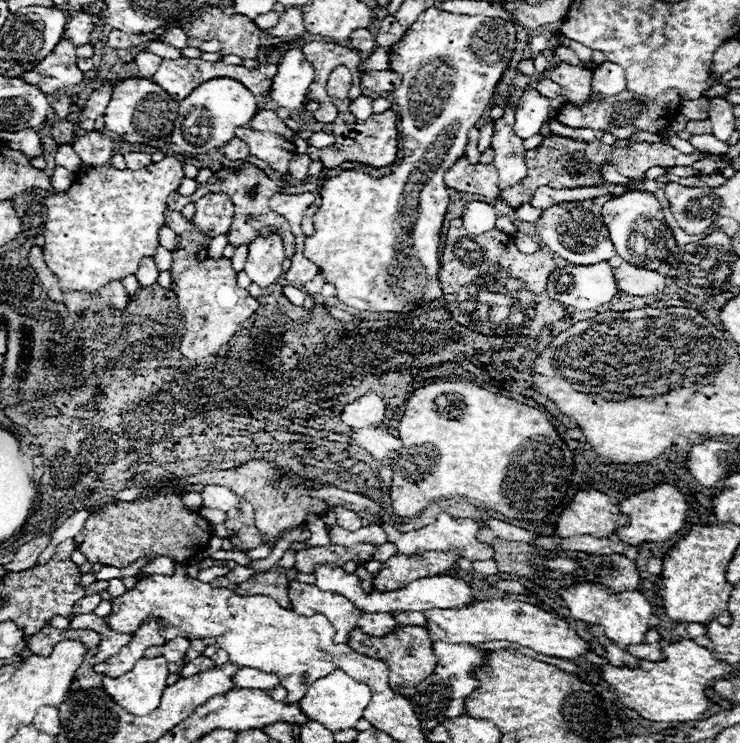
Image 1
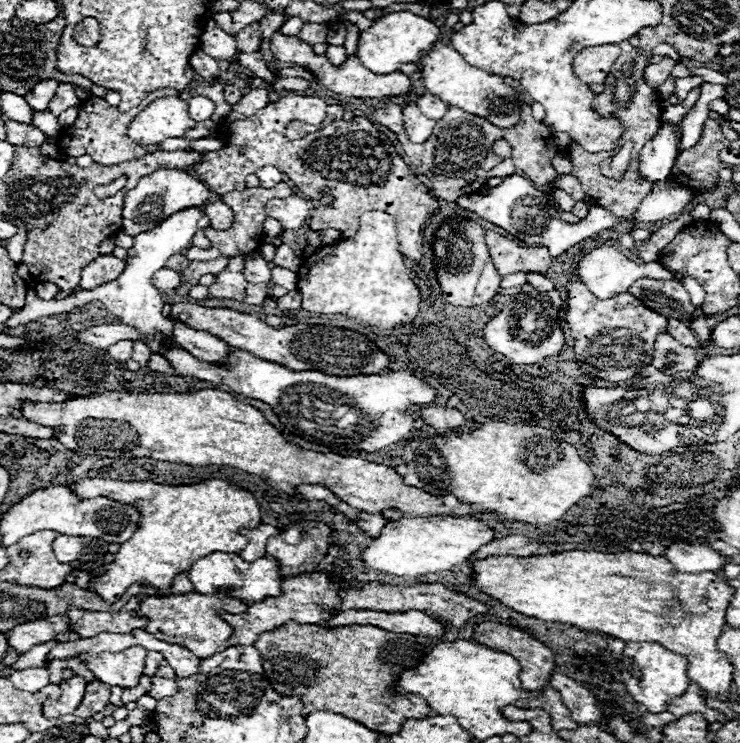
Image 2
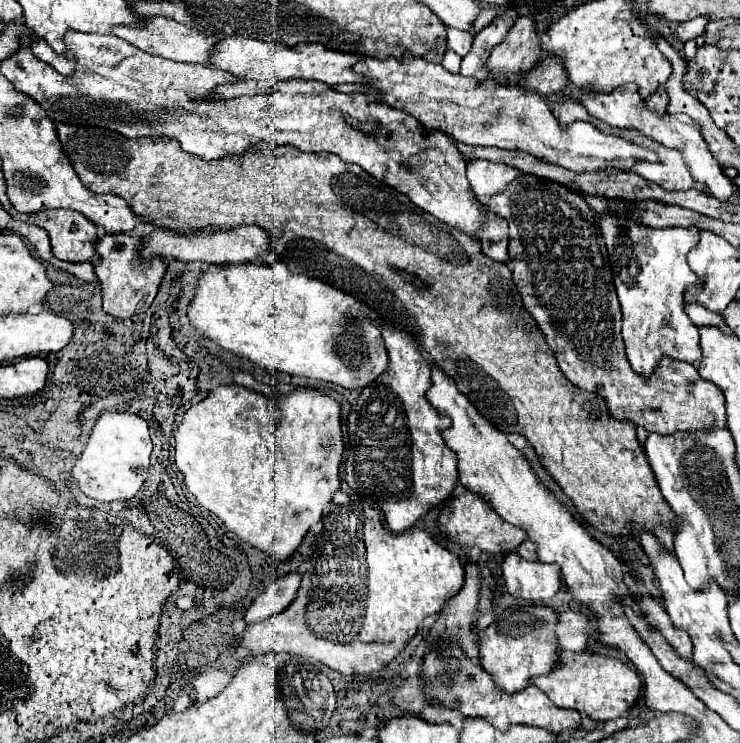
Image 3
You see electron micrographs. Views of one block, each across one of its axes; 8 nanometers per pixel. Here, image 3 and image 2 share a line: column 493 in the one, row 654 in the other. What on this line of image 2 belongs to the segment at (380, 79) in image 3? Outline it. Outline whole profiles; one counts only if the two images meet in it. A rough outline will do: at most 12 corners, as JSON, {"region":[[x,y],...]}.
{"region":[[146,650],[82,654],[104,684],[134,688]]}

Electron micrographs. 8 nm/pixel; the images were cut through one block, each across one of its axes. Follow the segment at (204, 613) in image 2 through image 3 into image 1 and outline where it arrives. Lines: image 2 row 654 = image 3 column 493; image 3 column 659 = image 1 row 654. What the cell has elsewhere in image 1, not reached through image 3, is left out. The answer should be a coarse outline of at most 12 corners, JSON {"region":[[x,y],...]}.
{"region":[[402,626],[382,638],[360,628],[348,644],[388,662],[392,690],[406,698],[436,666],[430,634]]}

